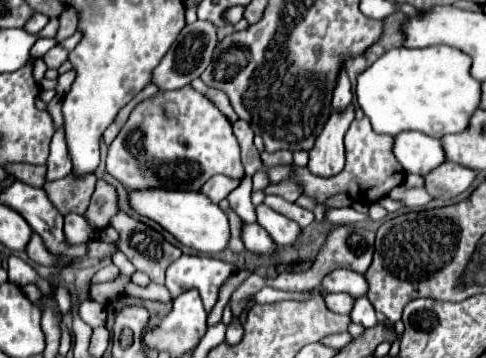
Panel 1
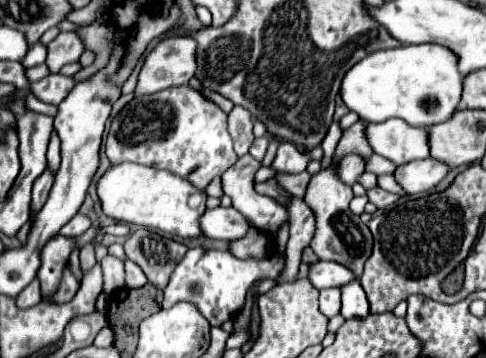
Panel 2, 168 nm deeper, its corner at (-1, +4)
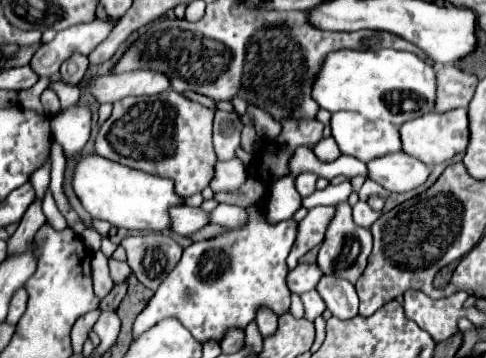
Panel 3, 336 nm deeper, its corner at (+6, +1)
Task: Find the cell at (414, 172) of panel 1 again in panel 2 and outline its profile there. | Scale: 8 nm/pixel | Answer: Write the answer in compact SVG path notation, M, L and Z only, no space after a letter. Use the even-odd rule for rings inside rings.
M399 118L369 124L367 138L375 154L389 158L397 166L429 156L427 128L411 126Z

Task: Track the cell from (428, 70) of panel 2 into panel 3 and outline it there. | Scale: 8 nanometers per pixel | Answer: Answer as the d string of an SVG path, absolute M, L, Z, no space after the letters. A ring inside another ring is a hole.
M340 49L324 59L324 67L320 67L312 85L312 97L316 97L320 109L330 113L356 111L366 119L386 119L400 127L400 123L434 111L436 69L408 51Z

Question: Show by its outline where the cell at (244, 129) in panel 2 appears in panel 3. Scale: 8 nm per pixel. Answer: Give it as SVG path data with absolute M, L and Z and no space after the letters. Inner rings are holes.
M216 111L214 117L214 151L220 161L232 159L236 147L240 145L242 121L236 113Z

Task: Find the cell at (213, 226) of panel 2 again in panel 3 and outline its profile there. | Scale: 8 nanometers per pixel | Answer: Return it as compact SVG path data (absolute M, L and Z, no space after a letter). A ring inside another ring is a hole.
M180 205L180 207L172 207L170 211L172 217L172 227L170 231L178 233L178 235L190 235L194 231L198 231L200 227L206 225L206 211L202 211L200 207L188 207L188 205Z

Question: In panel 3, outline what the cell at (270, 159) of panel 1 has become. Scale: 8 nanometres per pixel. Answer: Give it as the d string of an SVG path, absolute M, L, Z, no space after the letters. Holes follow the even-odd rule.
M306 171L306 173L300 173L300 175L296 177L294 185L296 185L296 191L298 191L302 197L308 197L308 195L312 195L312 193L316 191L316 181L318 181L318 175Z

